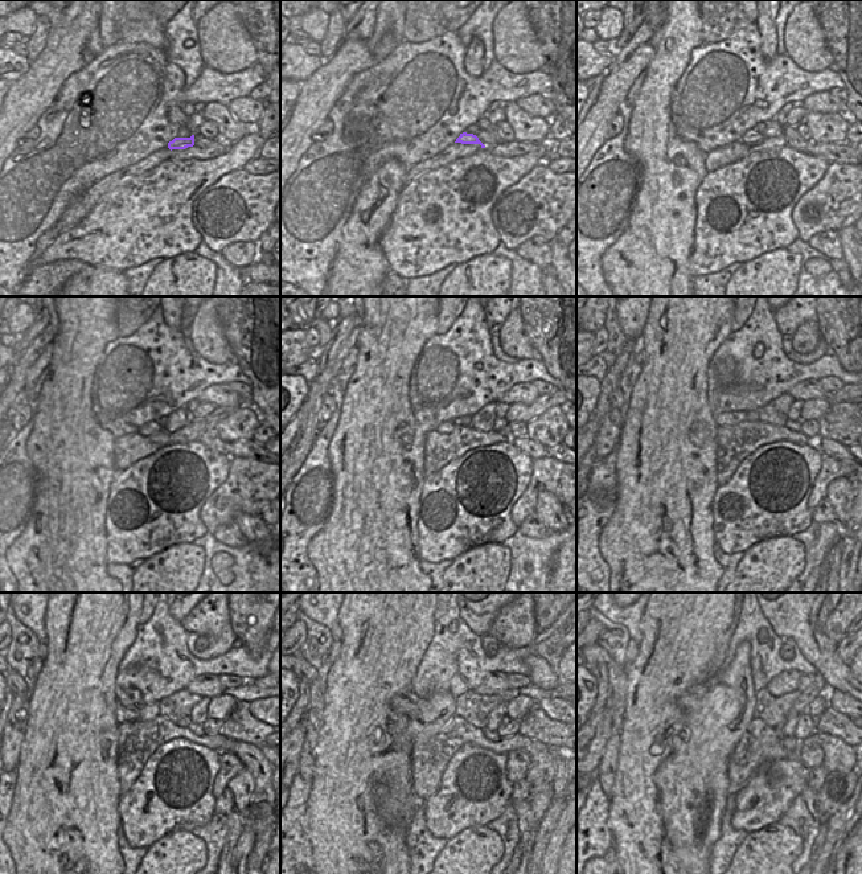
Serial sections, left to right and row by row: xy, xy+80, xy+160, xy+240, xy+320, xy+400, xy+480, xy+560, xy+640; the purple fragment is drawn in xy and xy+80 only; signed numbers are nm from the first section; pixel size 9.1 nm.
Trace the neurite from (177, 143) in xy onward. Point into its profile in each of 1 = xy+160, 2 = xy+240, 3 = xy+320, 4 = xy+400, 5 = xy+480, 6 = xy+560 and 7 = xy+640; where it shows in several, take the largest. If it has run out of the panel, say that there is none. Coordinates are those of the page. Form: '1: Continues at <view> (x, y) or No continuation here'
1: Continues at xy+160 (751, 135)
2: Continues at xy+240 (152, 427)
3: Continues at xy+320 (446, 427)
4: Continues at xy+400 (730, 418)
5: Continues at xy+480 (123, 713)
6: Continues at xy+560 (406, 702)
7: Continues at xy+640 (690, 698)

